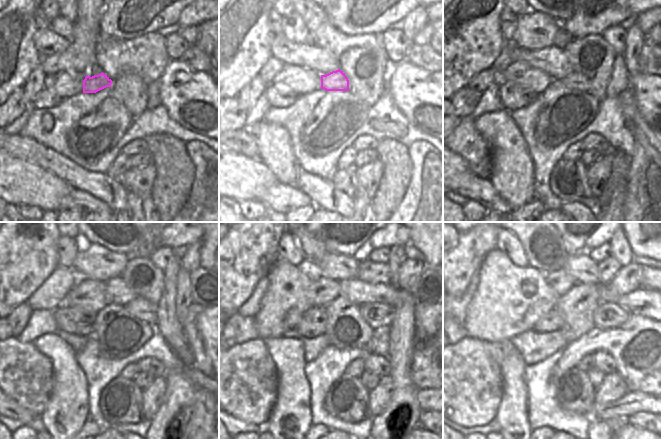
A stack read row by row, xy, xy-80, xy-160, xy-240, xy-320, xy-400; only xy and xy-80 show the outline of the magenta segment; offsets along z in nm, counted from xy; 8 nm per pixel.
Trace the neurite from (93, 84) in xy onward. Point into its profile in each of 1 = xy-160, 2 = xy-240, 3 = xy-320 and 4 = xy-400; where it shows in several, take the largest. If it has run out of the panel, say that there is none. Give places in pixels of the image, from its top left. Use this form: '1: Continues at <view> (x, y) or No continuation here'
1: Continues at xy-160 (577, 81)
2: Continues at xy-240 (143, 309)
3: Continues at xy-320 (380, 316)
4: Continues at xy-400 (607, 315)

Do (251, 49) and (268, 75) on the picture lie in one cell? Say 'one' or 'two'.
two

